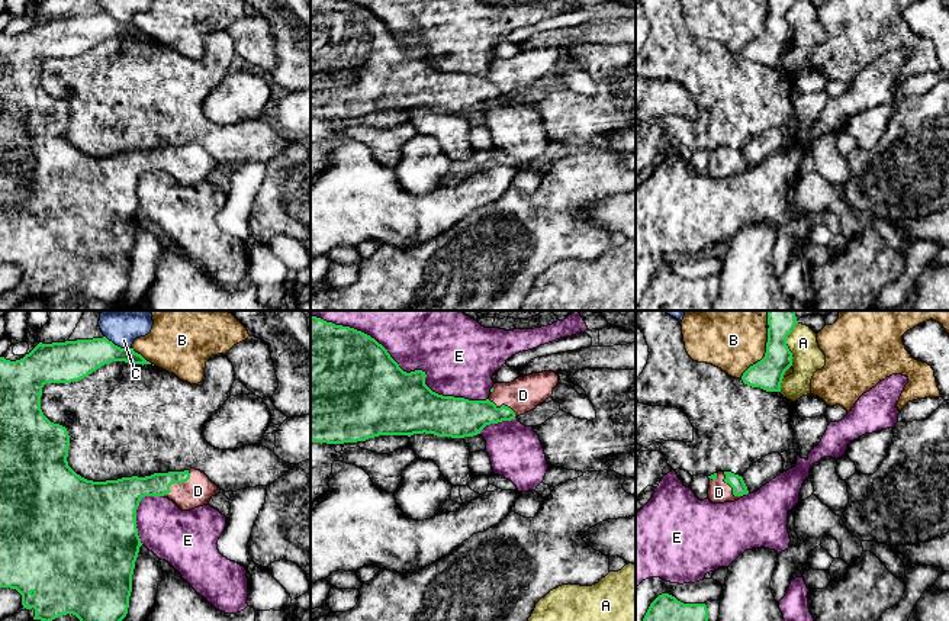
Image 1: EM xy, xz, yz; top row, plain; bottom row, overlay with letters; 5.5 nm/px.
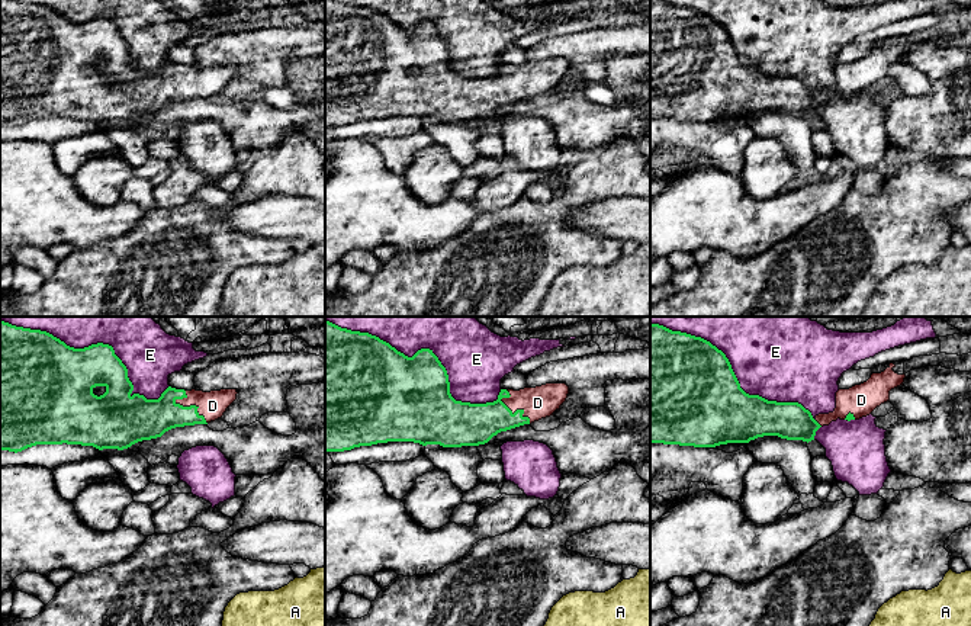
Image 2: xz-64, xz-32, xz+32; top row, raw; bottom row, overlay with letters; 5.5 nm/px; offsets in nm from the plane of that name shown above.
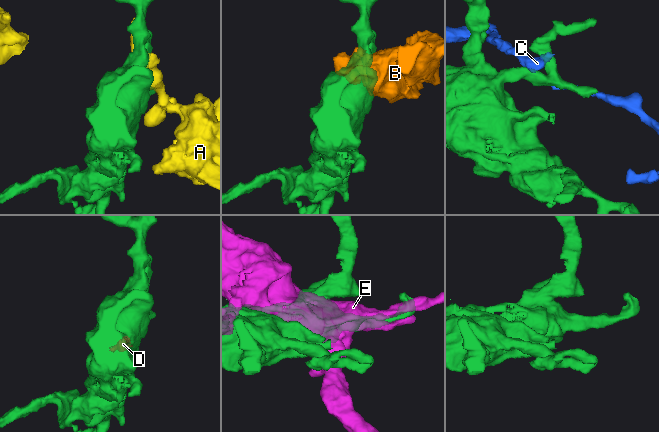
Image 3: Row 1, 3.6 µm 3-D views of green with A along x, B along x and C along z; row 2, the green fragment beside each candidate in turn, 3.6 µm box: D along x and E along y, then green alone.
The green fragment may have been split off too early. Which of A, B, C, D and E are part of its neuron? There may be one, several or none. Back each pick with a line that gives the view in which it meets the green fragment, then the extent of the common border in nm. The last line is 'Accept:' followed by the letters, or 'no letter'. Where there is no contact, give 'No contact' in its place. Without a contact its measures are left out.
D: Touches green in xy. Shared border 200 nm
Accept: D

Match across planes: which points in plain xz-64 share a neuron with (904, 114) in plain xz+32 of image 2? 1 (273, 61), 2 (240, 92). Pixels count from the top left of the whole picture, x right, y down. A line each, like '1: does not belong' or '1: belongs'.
1: does not belong
2: does not belong

